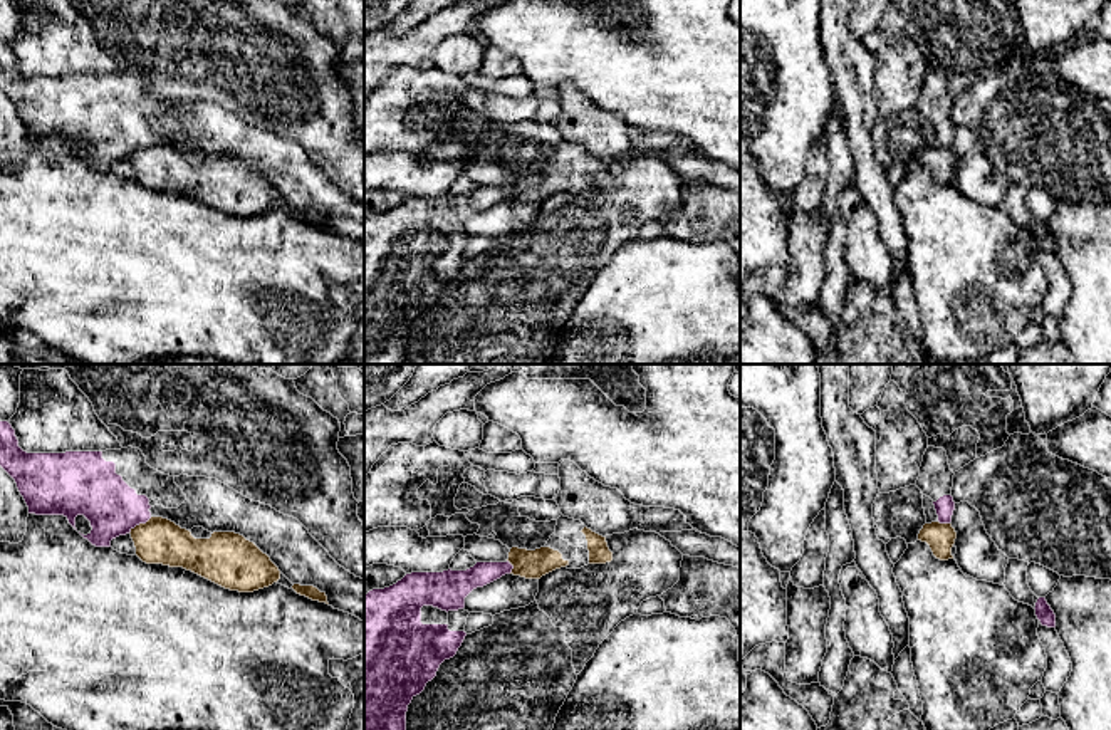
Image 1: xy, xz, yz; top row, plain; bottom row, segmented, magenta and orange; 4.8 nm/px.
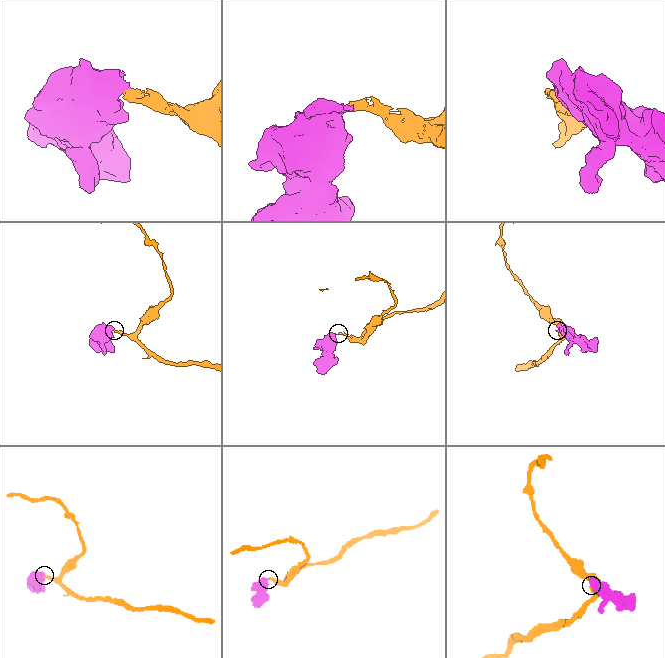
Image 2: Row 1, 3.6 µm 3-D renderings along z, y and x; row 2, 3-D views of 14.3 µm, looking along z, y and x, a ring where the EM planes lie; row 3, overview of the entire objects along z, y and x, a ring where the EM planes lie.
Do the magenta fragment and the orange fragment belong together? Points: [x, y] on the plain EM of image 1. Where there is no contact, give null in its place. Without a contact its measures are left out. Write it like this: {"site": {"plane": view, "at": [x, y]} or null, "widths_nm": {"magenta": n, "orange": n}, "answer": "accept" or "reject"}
{"site": {"plane": "xy", "at": [140, 146]}, "widths_nm": {"magenta": 260, "orange": 220}, "answer": "reject"}

